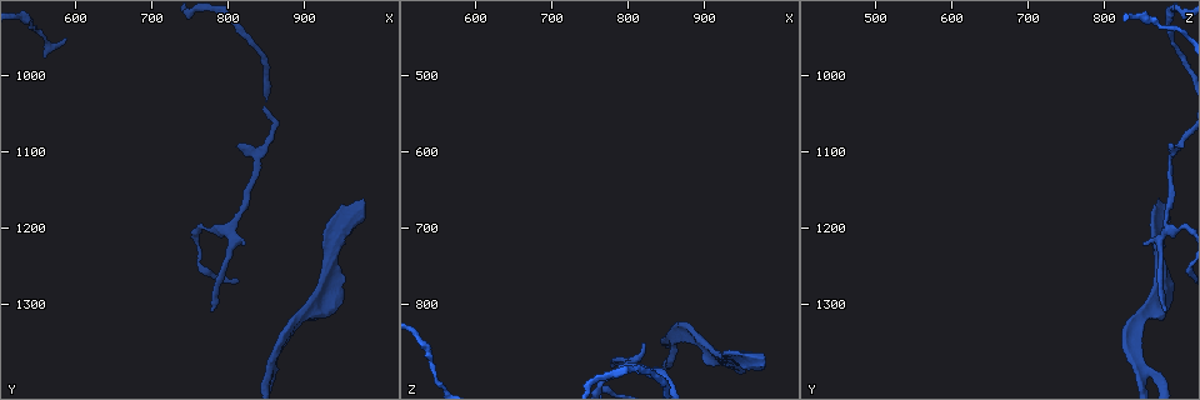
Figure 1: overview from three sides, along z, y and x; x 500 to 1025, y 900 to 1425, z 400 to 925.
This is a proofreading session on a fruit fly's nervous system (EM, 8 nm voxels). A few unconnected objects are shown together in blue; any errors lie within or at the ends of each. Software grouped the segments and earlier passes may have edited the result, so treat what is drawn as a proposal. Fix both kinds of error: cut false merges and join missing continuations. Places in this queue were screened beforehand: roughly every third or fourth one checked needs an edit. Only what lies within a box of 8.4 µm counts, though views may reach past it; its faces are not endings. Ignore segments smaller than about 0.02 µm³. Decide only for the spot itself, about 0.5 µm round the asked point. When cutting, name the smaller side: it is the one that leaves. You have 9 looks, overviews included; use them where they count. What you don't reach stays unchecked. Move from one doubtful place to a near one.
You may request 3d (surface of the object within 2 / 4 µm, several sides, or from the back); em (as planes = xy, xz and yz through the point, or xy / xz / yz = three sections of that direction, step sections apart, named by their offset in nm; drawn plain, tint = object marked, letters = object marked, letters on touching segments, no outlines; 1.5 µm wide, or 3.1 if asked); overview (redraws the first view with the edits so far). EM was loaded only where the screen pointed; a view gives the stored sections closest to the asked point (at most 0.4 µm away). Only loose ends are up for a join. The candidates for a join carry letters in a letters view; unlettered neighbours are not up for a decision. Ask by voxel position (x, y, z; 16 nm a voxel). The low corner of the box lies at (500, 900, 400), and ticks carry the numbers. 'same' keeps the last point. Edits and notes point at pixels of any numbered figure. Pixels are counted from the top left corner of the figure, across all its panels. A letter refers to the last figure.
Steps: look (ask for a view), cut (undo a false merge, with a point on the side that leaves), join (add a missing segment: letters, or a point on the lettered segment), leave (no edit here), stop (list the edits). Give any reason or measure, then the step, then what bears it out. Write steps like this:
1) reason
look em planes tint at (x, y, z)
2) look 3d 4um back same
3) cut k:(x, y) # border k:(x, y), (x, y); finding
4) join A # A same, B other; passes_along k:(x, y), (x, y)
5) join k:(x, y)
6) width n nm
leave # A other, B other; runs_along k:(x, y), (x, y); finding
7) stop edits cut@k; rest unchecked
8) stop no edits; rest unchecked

free end
look em planes letters at (980, 1160, 870)

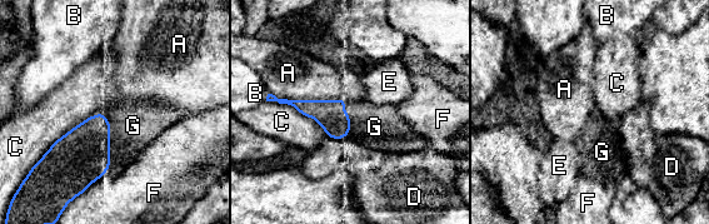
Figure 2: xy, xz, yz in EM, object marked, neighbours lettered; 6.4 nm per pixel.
longest_contact C 500 nm
join G # A other, B other, C other, D other, E other, F other, G same; it goes on there

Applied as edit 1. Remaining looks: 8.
arms part here
look 3d 2um at (860, 1370, 840)

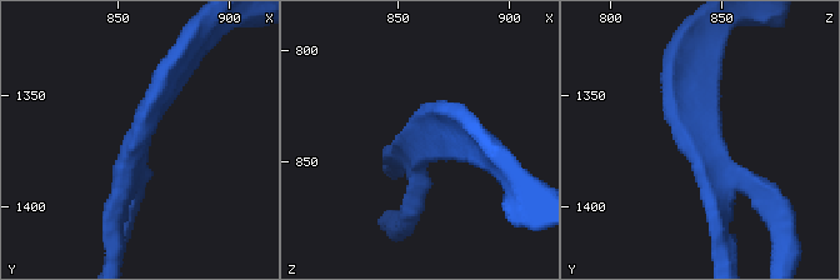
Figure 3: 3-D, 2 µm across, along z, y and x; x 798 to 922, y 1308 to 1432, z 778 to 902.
arms 3
look em xy step 8 letters at (858, 1370, 837)

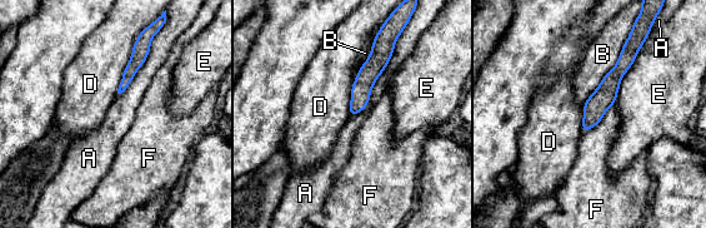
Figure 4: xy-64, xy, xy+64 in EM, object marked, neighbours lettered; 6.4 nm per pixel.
leave # A other, B other, D other, E other, F other; all the same neuron

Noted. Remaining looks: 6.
look 3d 4um at (835, 1115, 890)

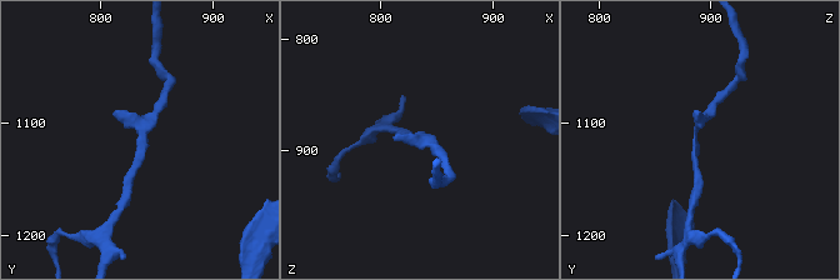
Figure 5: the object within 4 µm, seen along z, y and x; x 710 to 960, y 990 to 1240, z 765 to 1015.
look em planes letters at (836, 1120, 888)

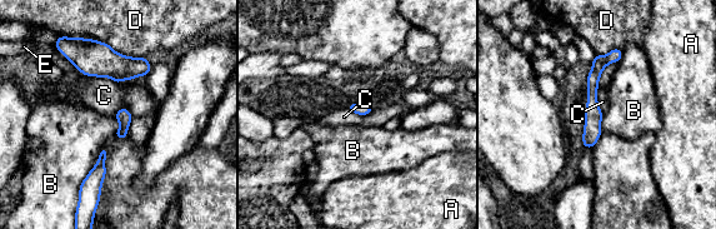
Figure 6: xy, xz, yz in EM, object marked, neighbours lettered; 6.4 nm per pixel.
width 70 nm
leave # A other, B other, C other, D other, E other; runs_along 6:(616, 51), (592, 78), (586, 144); one neuron here

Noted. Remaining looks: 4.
stop edits join@2; rest unchecked

